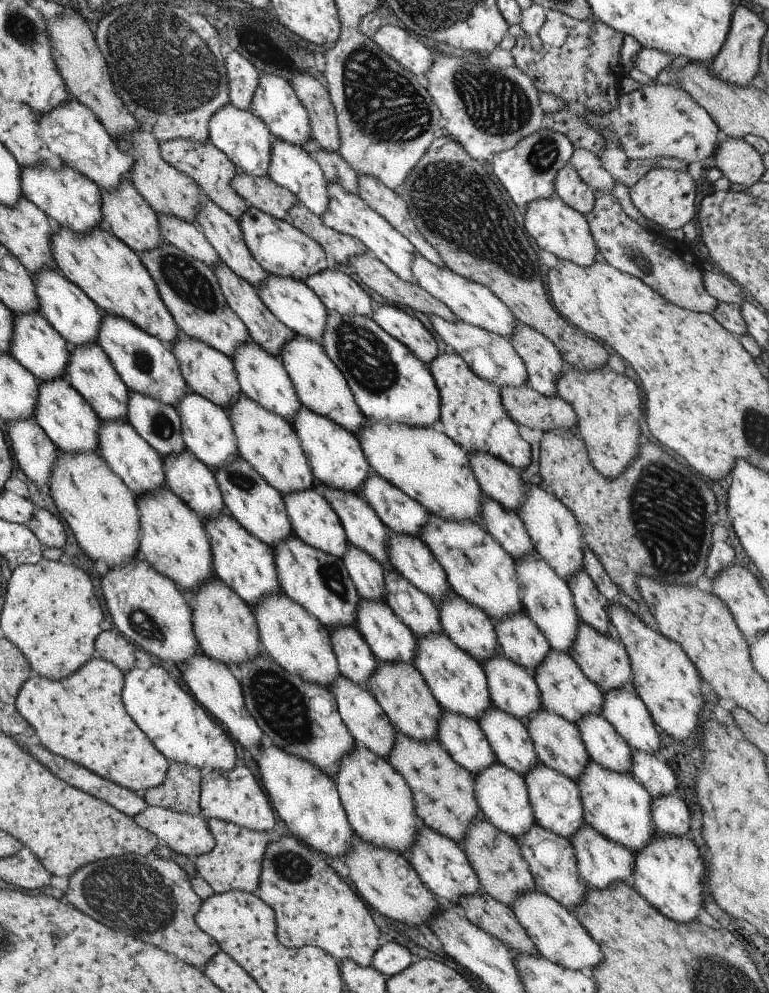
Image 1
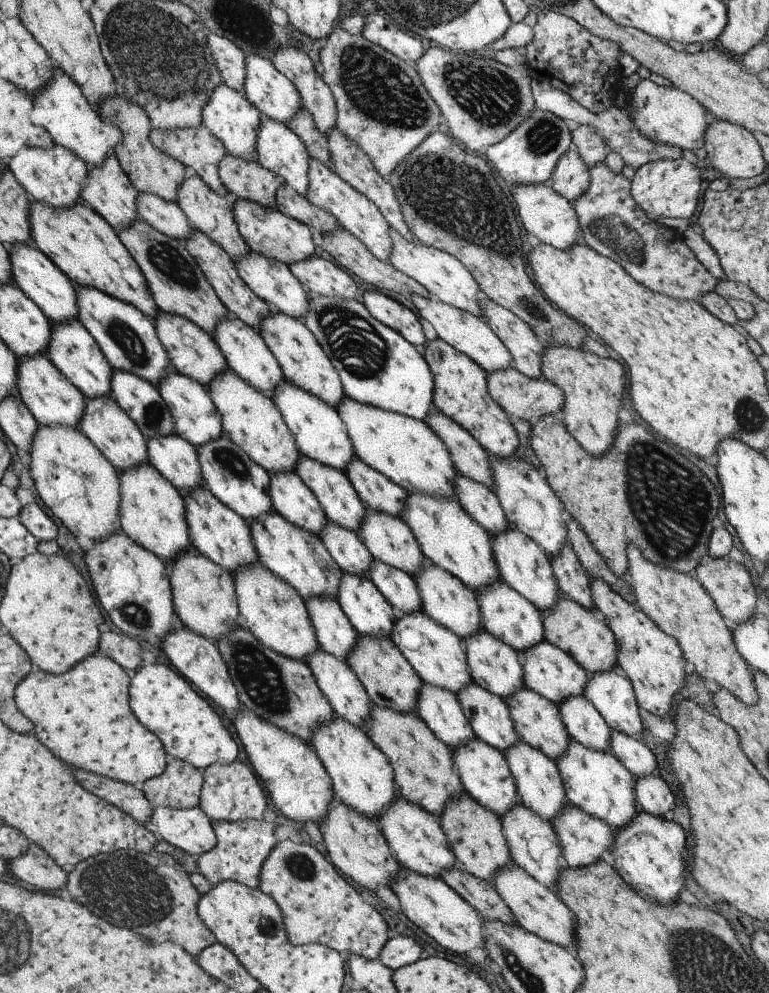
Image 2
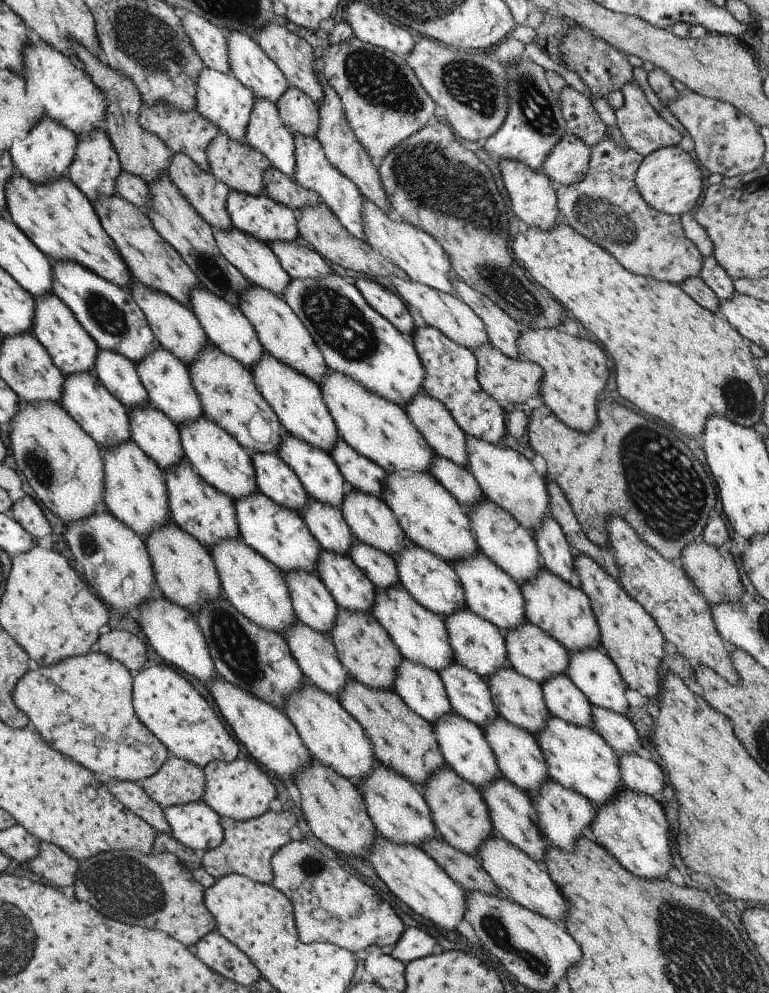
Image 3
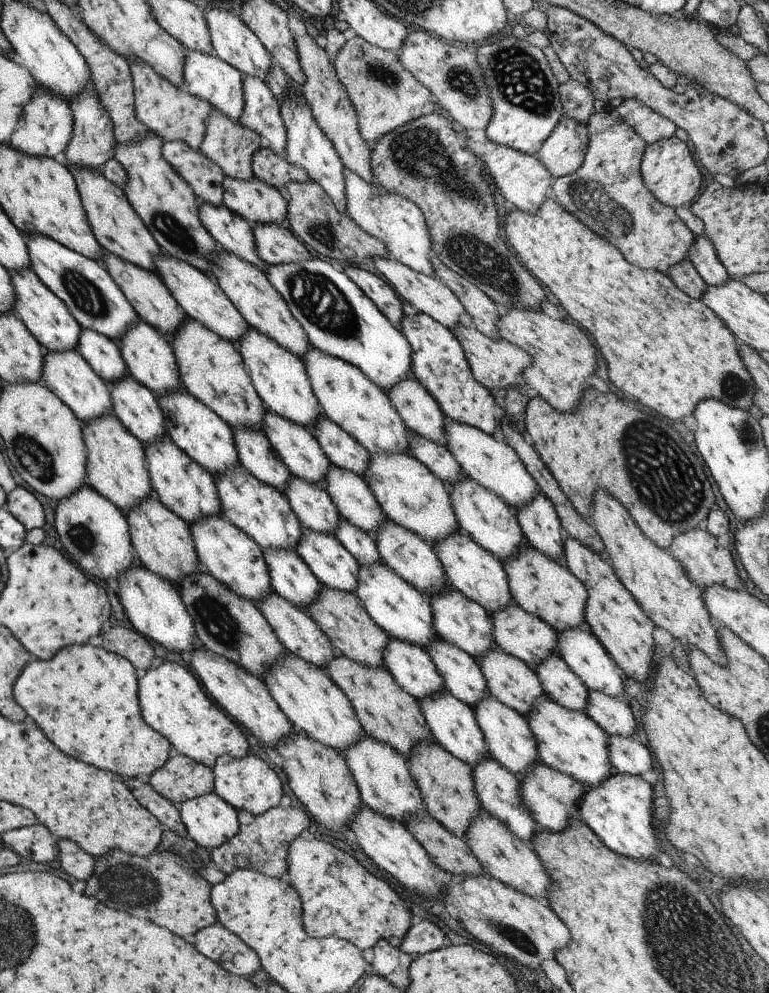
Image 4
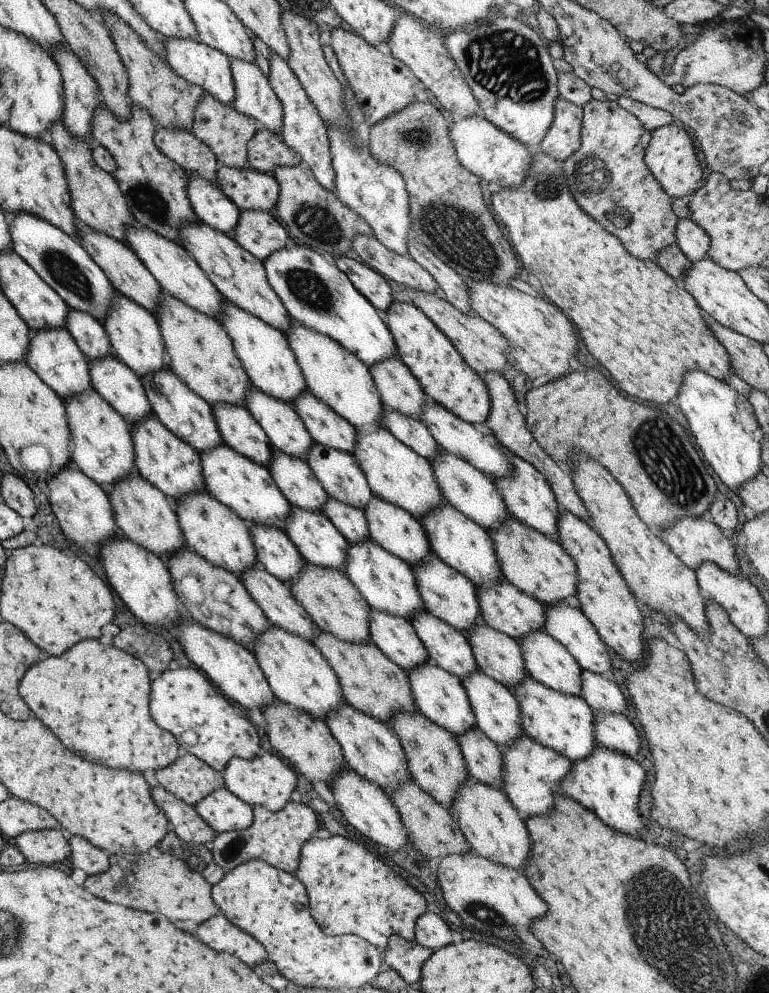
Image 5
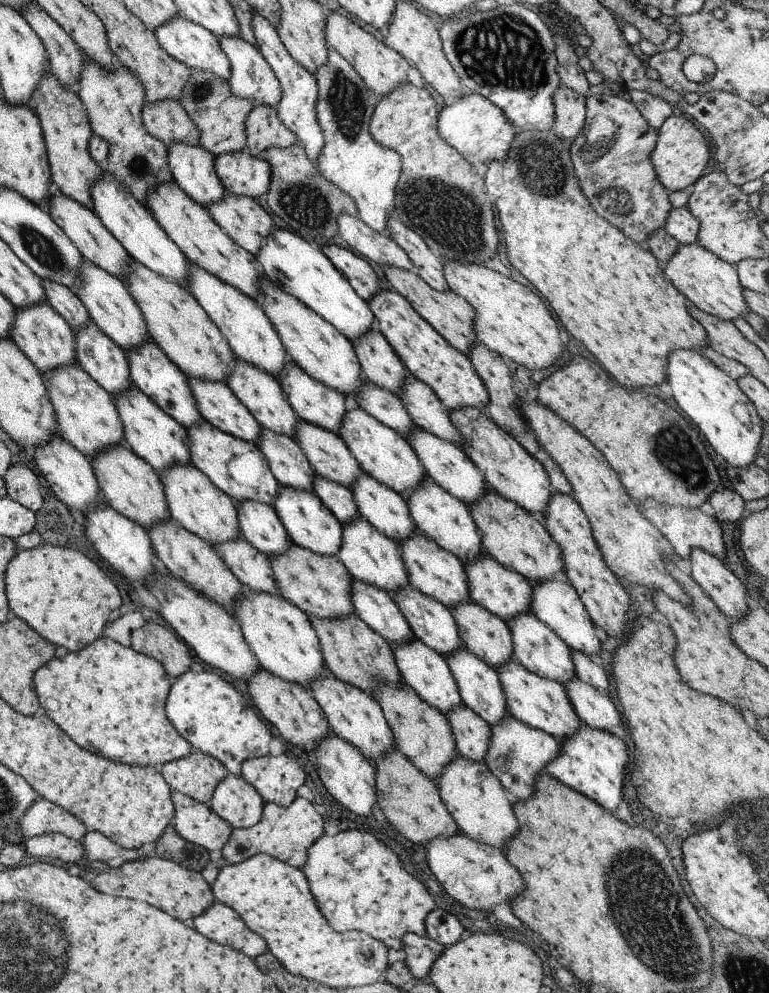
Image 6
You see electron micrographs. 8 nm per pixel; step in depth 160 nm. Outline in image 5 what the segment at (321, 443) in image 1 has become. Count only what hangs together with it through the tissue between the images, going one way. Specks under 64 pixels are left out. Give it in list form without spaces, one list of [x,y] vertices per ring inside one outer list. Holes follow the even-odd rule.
[[[225,298],[220,306],[219,322],[230,338],[233,352],[253,388],[289,404],[305,390],[306,386],[299,365],[280,330],[246,313]]]

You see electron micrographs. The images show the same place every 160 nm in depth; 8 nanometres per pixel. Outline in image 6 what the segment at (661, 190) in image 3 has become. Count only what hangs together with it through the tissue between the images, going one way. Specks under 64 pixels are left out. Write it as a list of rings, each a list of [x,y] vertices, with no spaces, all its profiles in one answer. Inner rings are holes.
[[[674,115],[668,116],[657,131],[657,140],[650,154],[657,180],[669,193],[693,184],[703,174],[703,168],[711,158],[703,134],[685,116]]]

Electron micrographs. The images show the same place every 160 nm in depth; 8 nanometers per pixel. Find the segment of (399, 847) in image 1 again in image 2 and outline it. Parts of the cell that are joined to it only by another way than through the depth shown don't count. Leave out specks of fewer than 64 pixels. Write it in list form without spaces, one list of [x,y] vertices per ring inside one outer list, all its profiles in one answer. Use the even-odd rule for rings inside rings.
[[[333,716],[333,722],[317,726],[311,734],[310,748],[315,752],[331,780],[334,797],[349,810],[376,821],[399,796],[393,780],[393,768],[387,758],[371,743],[365,730]]]

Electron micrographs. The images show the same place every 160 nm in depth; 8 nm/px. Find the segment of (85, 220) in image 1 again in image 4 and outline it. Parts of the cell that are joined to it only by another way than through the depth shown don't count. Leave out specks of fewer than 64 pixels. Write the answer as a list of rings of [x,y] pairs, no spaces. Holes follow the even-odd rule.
[[[36,88],[33,98],[23,107],[22,115],[17,122],[9,140],[9,148],[27,154],[31,158],[61,158],[69,144],[72,130],[72,114],[65,100],[57,94],[51,94],[45,88]]]

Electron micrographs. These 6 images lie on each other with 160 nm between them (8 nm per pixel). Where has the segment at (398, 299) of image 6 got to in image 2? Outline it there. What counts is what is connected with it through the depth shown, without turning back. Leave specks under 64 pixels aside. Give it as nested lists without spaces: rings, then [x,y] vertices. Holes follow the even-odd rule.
[[[438,337],[426,341],[420,351],[433,378],[433,408],[465,430],[491,456],[502,459],[513,456],[519,446],[518,437],[508,416],[487,392],[487,374]]]

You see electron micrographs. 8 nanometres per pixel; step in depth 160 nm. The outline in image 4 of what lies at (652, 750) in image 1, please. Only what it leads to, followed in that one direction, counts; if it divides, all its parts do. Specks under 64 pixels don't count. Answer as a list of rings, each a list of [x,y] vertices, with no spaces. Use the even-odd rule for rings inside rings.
[[[585,626],[558,632],[556,654],[565,662],[576,678],[581,680],[581,684],[587,690],[595,690],[595,692],[601,692],[611,698],[621,699],[624,697],[623,683],[615,672],[615,664],[611,662],[611,658],[603,650],[603,646],[597,642]]]

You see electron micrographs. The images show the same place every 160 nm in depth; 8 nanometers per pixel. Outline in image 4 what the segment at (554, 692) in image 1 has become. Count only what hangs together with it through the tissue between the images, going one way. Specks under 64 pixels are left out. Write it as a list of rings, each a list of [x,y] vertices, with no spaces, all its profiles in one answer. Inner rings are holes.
[[[511,602],[505,608],[492,612],[493,644],[501,651],[522,660],[527,666],[534,668],[545,658],[556,653],[557,633],[545,622],[526,613],[517,603]]]

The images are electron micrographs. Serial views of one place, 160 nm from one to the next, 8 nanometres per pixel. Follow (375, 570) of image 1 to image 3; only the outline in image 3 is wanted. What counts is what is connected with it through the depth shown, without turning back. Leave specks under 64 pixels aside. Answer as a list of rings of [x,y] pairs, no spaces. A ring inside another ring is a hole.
[[[309,497],[299,516],[321,549],[348,554],[353,536],[337,507]]]

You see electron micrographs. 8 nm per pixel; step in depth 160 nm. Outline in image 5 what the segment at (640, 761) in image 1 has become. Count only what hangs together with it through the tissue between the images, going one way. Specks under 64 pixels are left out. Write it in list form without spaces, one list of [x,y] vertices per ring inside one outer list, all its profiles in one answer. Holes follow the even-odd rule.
[[[582,669],[579,696],[593,712],[623,713],[625,700],[611,677]]]

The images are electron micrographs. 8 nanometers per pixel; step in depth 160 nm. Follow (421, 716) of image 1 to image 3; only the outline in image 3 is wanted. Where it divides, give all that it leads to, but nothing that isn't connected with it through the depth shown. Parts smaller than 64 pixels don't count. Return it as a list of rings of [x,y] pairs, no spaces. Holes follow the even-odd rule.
[[[341,607],[336,609],[336,621],[333,623],[329,637],[334,644],[337,660],[357,682],[374,689],[393,690],[393,677],[402,659],[393,641],[371,613],[355,612]]]

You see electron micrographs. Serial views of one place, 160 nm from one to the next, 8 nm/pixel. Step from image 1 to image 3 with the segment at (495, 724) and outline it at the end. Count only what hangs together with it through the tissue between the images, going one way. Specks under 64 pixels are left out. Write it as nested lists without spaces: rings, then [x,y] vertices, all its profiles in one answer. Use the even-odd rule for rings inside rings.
[[[455,660],[451,661],[448,665],[441,667],[441,670],[438,670],[437,673],[444,686],[452,710],[459,714],[460,717],[476,724],[481,730],[493,717],[499,717],[491,702],[488,685],[483,677],[480,677],[477,673],[465,668]]]

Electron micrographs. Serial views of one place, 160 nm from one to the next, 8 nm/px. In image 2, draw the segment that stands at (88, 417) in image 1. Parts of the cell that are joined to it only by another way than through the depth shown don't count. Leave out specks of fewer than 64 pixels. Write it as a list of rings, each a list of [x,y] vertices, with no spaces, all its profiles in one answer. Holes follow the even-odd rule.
[[[35,354],[31,358],[18,359],[17,364],[17,396],[37,425],[39,426],[69,426],[78,428],[79,420],[85,412],[85,399],[81,392],[74,388],[55,369],[45,355]]]

